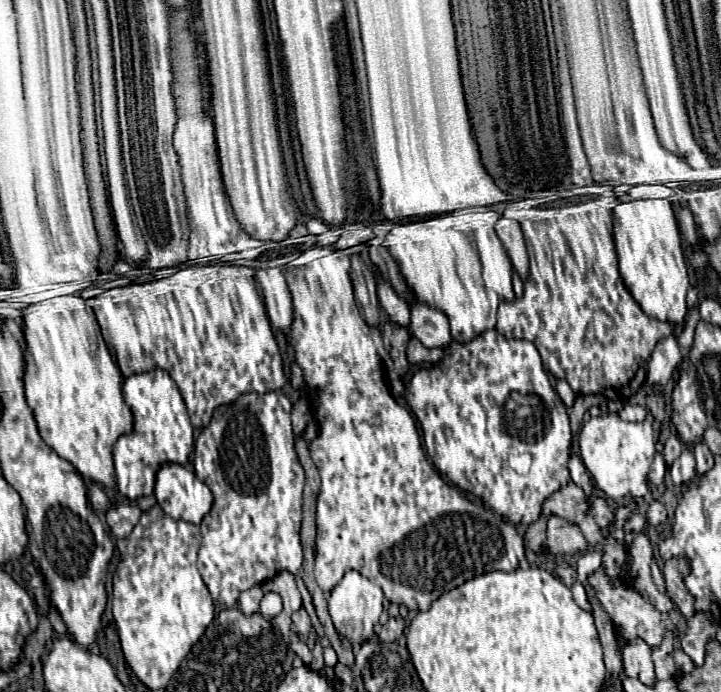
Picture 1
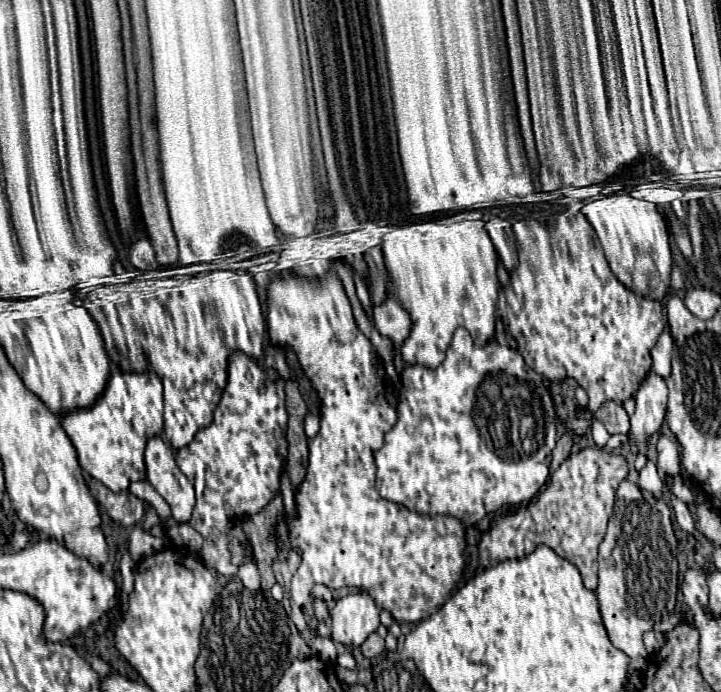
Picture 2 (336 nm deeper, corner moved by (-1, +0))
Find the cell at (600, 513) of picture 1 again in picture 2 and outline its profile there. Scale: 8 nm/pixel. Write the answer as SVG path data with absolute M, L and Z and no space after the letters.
M585 447L577 453L571 453L559 465L559 469L555 469L551 473L547 487L537 495L535 501L531 501L527 507L523 507L519 511L511 511L511 513L505 513L505 515L497 517L497 521L493 521L491 527L481 533L481 539L477 543L479 565L481 567L495 567L501 561L521 559L529 553L533 553L537 545L547 545L557 555L571 561L579 569L585 587L595 591L597 589L597 547L603 541L607 521L609 521L611 511L613 511L615 491L617 491L619 483L627 477L627 473L629 473L627 461L619 453L607 453L599 447Z

